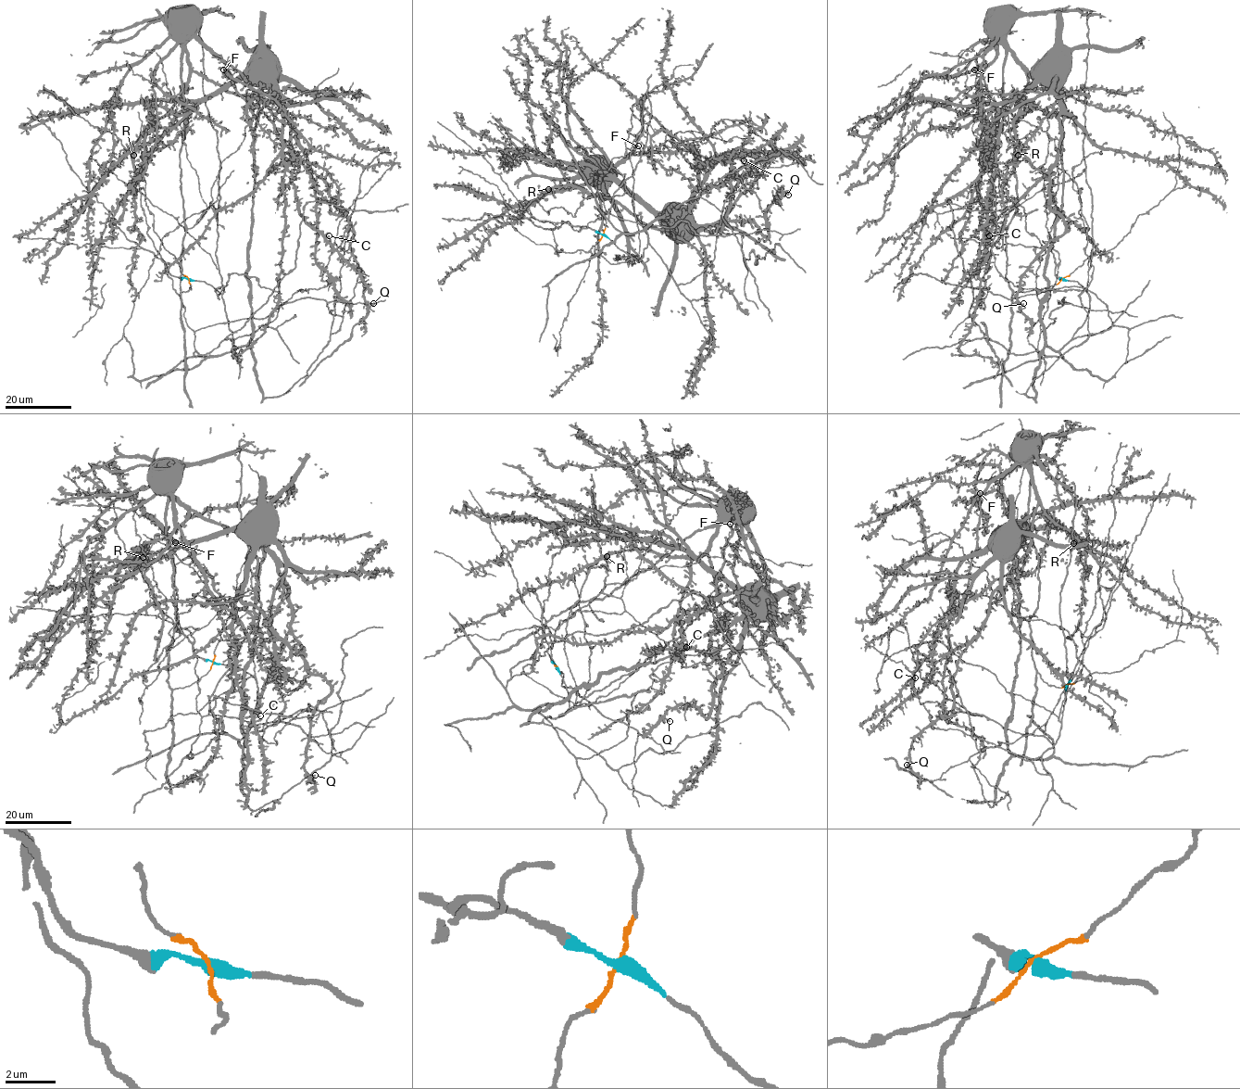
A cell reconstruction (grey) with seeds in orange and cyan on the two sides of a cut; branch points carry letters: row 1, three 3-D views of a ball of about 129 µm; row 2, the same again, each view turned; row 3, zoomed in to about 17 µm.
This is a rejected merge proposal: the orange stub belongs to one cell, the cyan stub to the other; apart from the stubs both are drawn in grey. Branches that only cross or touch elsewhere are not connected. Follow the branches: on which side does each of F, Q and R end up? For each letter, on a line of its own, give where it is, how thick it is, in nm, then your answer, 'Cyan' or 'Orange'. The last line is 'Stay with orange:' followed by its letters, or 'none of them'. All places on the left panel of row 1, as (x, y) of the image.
F: Place: (223, 69). Thickness 150 nm. Orange
Q: Place: (373, 303). Thickness 400 nm. Cyan
R: Place: (133, 155). Thickness 460 nm. Orange
Stay with orange: F, R

